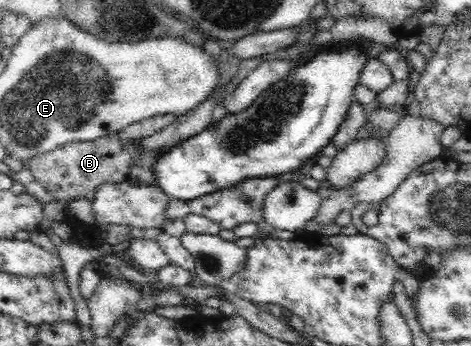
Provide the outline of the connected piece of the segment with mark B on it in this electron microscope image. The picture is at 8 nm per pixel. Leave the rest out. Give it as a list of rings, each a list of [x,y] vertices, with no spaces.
[[[112,136],[99,137],[95,141],[69,142],[53,151],[38,153],[30,162],[33,177],[43,187],[55,196],[55,201],[67,206],[79,197],[84,197],[90,203],[93,201],[98,185],[107,182],[123,183],[127,181],[134,186],[155,185],[152,176],[152,163],[167,149],[157,155],[149,155],[140,151],[136,141],[120,143]]]

